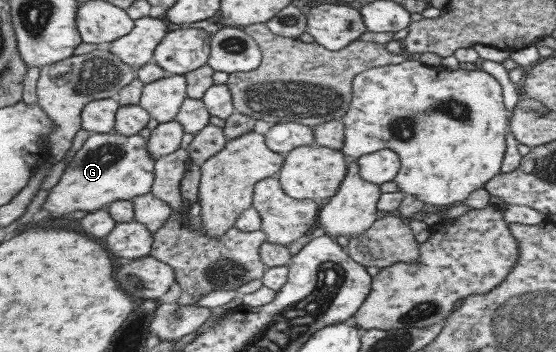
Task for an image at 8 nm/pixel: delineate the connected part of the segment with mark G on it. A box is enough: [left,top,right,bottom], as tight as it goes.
[38,133,156,219]

